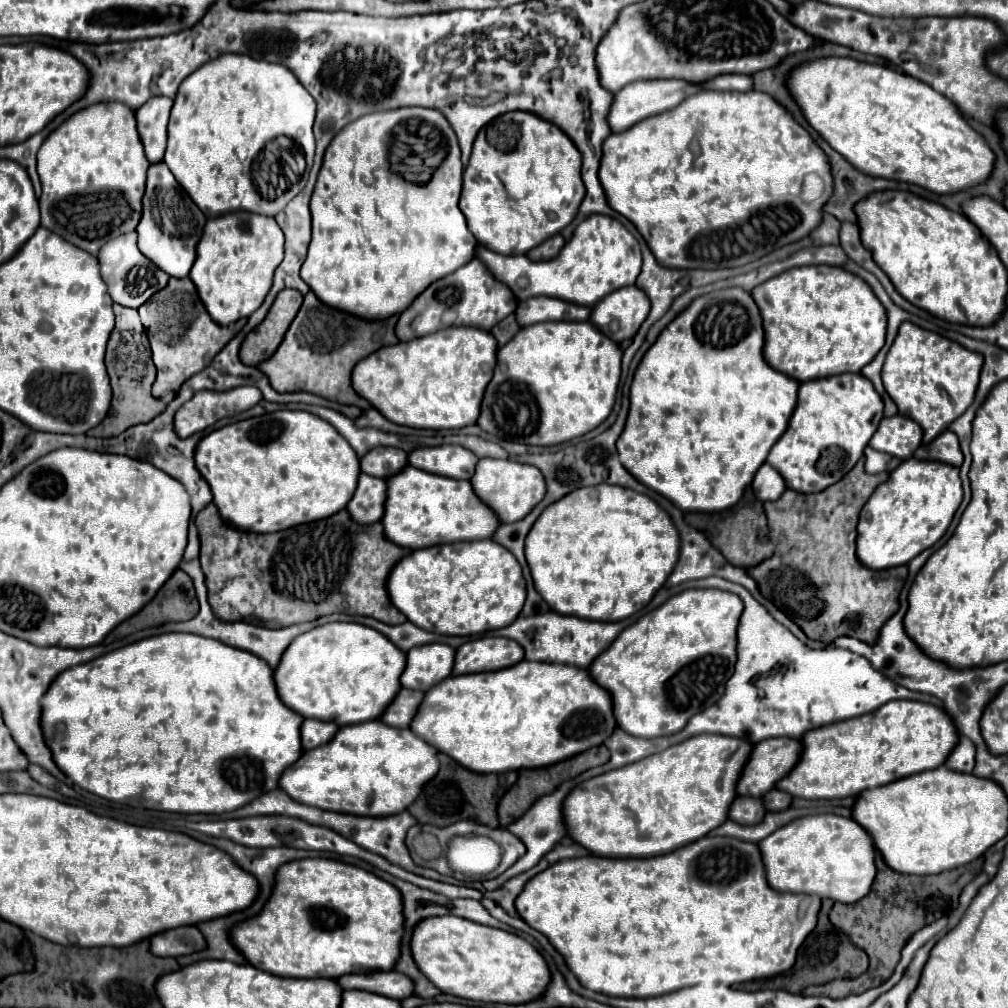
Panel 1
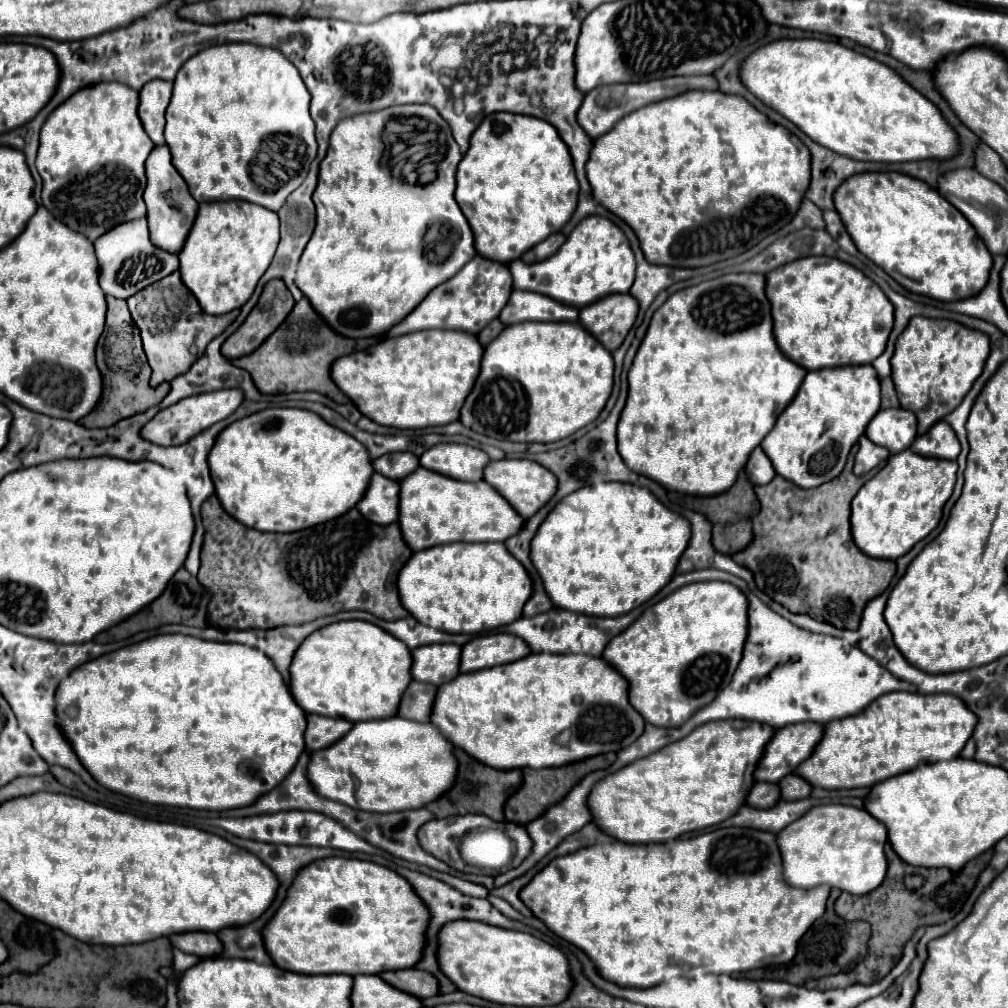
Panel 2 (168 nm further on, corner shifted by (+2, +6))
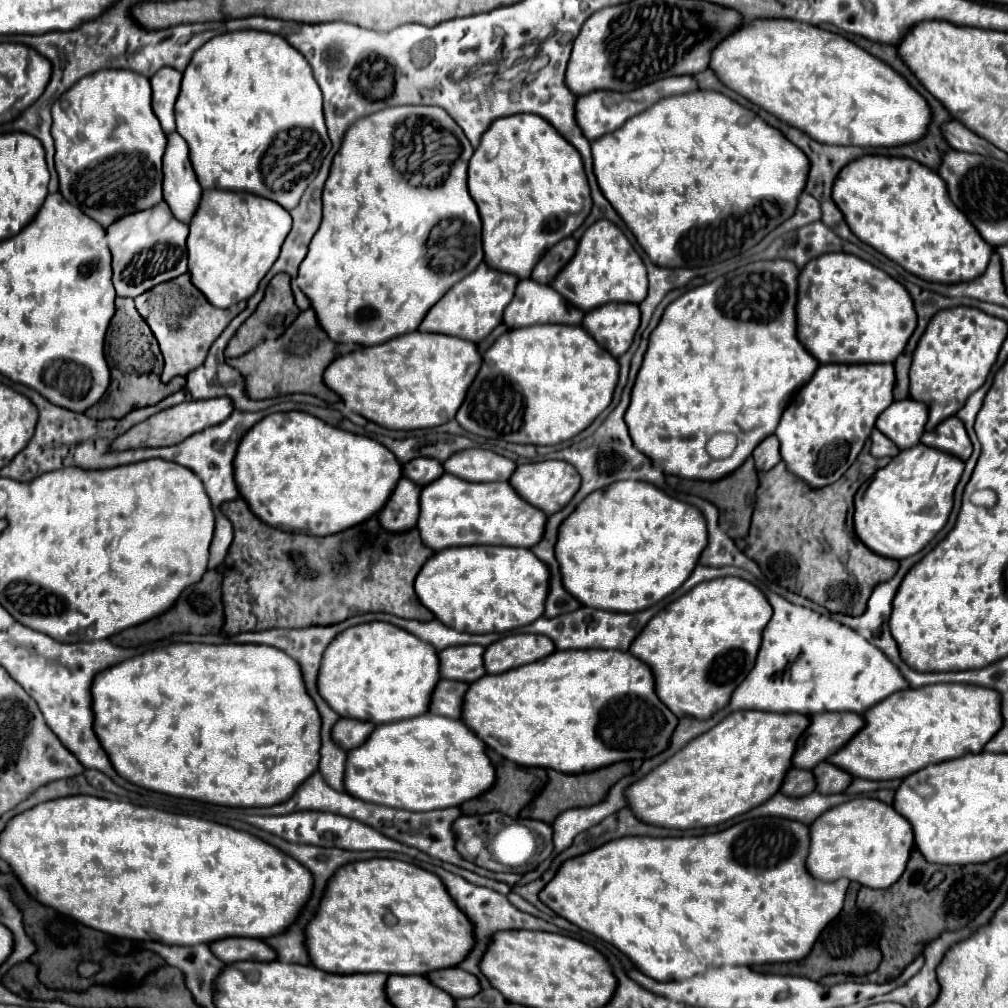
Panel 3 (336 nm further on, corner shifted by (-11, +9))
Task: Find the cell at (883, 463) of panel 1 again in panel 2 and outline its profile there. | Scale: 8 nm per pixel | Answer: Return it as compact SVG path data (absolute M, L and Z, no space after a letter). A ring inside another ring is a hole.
M862 435L862 437L858 439L858 445L860 445L860 449L858 449L858 453L856 453L856 463L854 463L854 473L856 473L856 475L868 473L868 471L874 469L880 461L886 461L886 459L890 457L888 449L872 443L866 435Z

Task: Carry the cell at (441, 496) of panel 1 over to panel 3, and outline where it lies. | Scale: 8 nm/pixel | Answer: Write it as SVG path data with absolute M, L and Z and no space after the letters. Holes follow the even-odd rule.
M443 474L421 488L421 514L417 528L421 540L431 550L471 544L499 544L531 548L541 540L547 516L517 496L507 482L465 482L453 474Z

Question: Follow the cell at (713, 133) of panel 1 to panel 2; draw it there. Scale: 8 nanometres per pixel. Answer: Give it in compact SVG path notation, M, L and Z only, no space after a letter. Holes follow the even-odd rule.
M686 91L628 113L624 119L620 119L620 123L616 123L616 127L612 127L612 131L596 139L586 163L586 177L594 187L594 197L602 203L602 207L632 227L648 263L668 267L704 267L744 253L748 247L754 247L754 241L778 231L796 215L810 183L810 151L798 141L796 135L768 121L766 115L756 111L746 99L738 95L724 95L720 91Z

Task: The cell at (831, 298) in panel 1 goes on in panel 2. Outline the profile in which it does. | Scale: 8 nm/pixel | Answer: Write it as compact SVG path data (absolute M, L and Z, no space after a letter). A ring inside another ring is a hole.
M802 257L766 275L774 335L782 353L800 367L824 369L868 365L886 349L894 327L894 305L856 267L836 257Z

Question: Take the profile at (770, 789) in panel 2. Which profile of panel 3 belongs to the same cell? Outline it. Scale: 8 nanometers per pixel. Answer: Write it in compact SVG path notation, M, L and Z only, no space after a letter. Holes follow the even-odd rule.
M791 768L781 784L781 794L785 796L805 796L809 792L815 790L815 780L813 780L813 772L805 772L805 770L797 770Z

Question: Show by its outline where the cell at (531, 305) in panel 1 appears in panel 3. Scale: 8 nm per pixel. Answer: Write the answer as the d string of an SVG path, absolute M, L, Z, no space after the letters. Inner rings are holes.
M531 278L519 280L515 298L505 308L503 322L509 328L533 326L533 324L581 324L585 312L569 304L563 296L553 292L547 284L539 284Z

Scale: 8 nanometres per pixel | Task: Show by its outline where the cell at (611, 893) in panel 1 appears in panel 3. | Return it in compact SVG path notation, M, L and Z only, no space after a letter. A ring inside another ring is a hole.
M755 818L755 820L743 820L723 832L715 834L703 834L703 836L679 836L679 838L651 838L651 836L625 836L611 840L587 854L569 858L561 864L555 878L539 892L539 898L543 904L547 904L555 914L563 916L571 924L595 934L601 940L607 940L617 950L621 950L643 974L647 974L653 980L679 981L689 976L703 976L709 968L717 966L749 966L749 964L767 964L767 962L791 962L791 960L803 960L811 948L825 924L829 924L839 910L843 908L845 890L849 886L849 880L841 878L835 882L821 882L807 874L805 870L805 858L809 848L809 826L787 820L787 818Z

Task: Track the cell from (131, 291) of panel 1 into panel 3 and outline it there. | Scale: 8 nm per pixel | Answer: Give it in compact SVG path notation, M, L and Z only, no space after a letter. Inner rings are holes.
M157 204L153 210L135 212L125 220L117 220L113 228L107 228L107 244L113 254L113 284L117 296L139 296L157 284L173 280L187 272L185 240L189 226L177 222L169 212L169 206Z

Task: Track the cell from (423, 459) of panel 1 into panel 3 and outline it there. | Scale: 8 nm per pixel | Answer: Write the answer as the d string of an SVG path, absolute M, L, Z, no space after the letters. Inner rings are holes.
M467 448L449 456L443 462L445 472L469 482L497 482L509 480L515 470L515 462L483 448Z

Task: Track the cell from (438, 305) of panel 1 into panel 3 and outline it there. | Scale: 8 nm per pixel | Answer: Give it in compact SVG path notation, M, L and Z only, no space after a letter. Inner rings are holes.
M481 262L471 274L467 274L461 282L449 288L449 292L425 314L423 322L419 324L419 330L459 336L471 342L481 342L487 334L491 334L491 330L497 324L501 324L503 310L513 300L517 282L519 278L515 274L495 270L485 262Z

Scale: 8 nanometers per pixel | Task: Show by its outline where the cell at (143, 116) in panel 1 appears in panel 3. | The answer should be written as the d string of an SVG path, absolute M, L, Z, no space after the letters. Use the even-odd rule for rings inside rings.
M161 68L157 76L151 80L153 88L153 112L161 122L161 128L165 134L171 134L175 130L175 100L181 90L181 78L183 74L175 68Z

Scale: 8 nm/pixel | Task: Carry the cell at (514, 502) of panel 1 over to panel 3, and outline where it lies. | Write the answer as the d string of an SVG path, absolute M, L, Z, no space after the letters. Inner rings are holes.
M543 460L543 462L529 462L529 464L521 464L515 468L513 476L509 478L509 484L515 488L515 492L529 504L533 504L535 508L539 508L541 512L545 512L547 516L551 516L553 512L559 512L579 490L579 474L577 470L561 460Z

